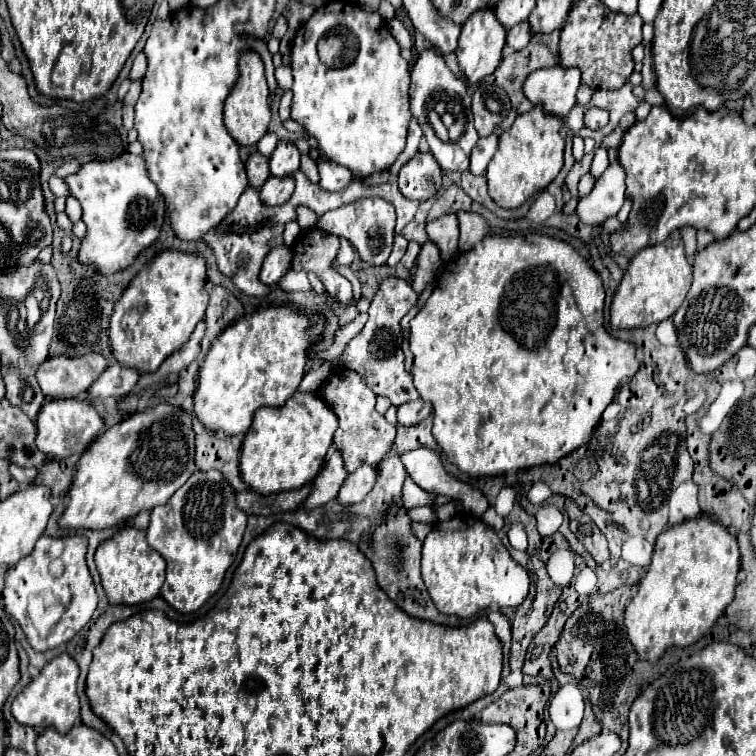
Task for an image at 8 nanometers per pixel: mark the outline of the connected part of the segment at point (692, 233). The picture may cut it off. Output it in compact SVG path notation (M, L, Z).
M682 229L680 235L682 235L682 241L684 241L686 257L692 261L694 253L696 253L696 229Z

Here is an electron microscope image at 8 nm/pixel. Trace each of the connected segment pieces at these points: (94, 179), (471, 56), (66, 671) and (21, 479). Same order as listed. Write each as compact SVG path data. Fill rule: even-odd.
M124 153L122 157L116 157L112 161L92 159L92 161L80 165L80 169L76 173L66 175L64 181L68 185L70 195L76 197L84 209L82 221L86 223L86 235L84 235L80 251L78 251L78 261L82 265L96 269L96 273L100 273L100 275L112 275L112 273L118 273L118 271L130 267L136 261L136 257L156 241L160 227L164 223L164 199L158 193L154 181L148 177L142 157Z
M480 9L478 13L474 13L474 17L470 17L470 21L466 21L462 25L462 33L460 33L460 41L456 47L456 57L458 57L458 65L460 71L466 75L468 83L476 85L480 83L484 77L492 75L502 59L502 47L506 43L506 29L498 23L498 19L494 19L492 9Z
M62 653L58 657L54 657L36 679L30 681L30 685L24 687L24 691L14 699L12 703L12 715L20 725L28 725L34 727L36 731L46 729L46 727L54 727L60 733L68 733L74 723L80 717L80 703L78 703L78 695L76 695L76 681L78 681L78 663Z
M12 469L12 475L18 479L18 483L22 485L22 487L26 487L26 485L30 485L34 479L36 479L36 469Z

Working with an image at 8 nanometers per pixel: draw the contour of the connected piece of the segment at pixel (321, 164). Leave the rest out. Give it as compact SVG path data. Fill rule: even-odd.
M318 155L316 163L318 163L318 171L320 171L322 189L338 191L338 189L344 189L352 181L352 173L346 167L326 159L324 155Z

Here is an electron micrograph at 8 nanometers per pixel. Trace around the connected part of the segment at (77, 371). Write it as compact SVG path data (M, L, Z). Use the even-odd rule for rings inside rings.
M98 353L86 357L50 357L38 367L36 379L46 397L78 397L106 365L106 359Z

